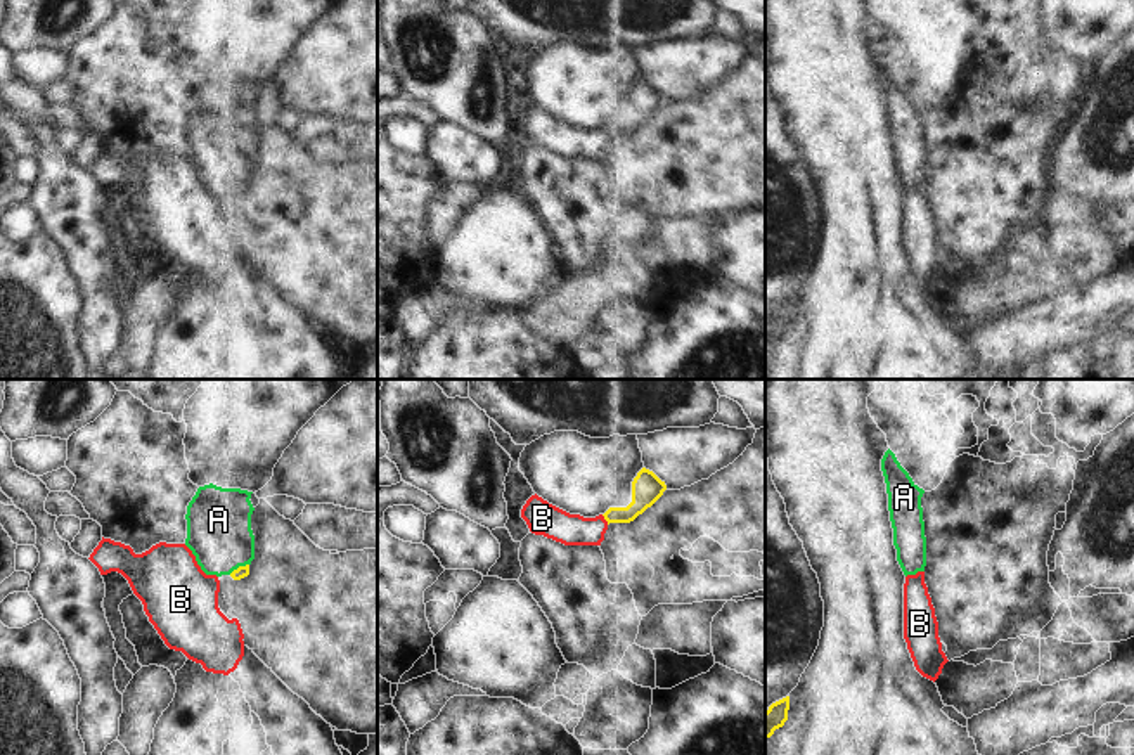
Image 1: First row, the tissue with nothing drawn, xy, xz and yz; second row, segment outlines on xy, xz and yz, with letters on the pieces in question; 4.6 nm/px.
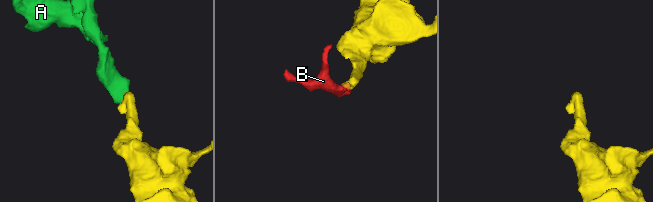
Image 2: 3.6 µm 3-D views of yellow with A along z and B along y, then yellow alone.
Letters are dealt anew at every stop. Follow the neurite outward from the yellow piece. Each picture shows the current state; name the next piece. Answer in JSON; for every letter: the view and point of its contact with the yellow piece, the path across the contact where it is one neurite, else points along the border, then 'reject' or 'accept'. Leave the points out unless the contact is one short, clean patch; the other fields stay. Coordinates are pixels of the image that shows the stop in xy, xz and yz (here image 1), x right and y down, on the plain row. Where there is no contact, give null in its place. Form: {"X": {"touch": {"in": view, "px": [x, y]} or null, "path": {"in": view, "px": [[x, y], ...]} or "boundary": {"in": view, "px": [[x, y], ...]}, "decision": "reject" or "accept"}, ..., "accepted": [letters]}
{"A": {"touch": {"in": "xy", "px": [238, 180]}, "path": {"in": "xy", "px": [[241, 184], [238, 180], [220, 149], [219, 132]]}, "decision": "accept"}, "B": {"touch": {"in": "xz", "px": [605, 130]}, "boundary": {"in": "xz", "px": [[601, 127], [608, 135]]}, "decision": "reject"}, "accepted": ["A"]}

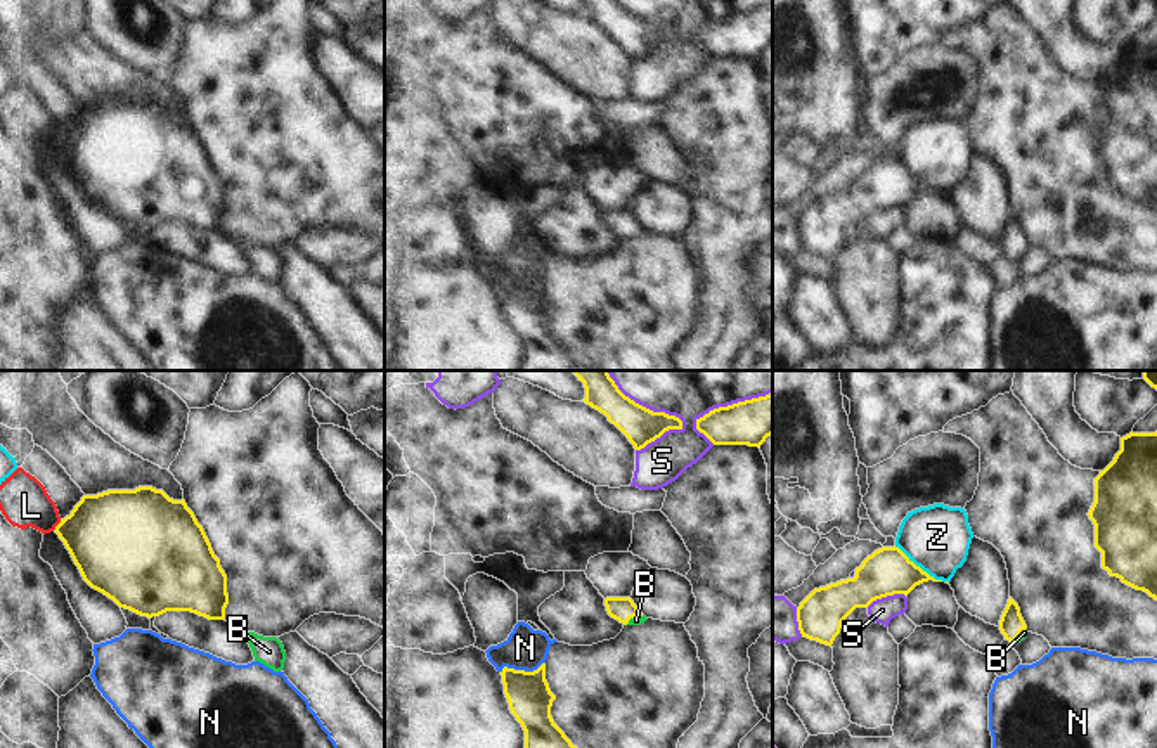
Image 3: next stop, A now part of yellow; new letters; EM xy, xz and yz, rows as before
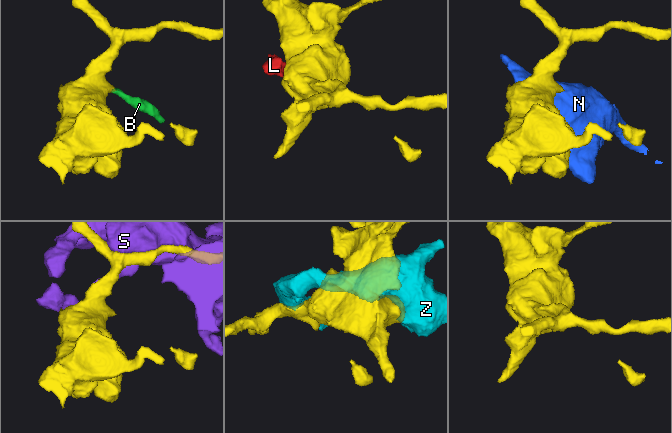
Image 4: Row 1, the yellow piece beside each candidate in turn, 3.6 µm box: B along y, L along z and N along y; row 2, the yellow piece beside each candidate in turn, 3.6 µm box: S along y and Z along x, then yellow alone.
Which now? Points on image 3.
{"B": {"touch": {"in": "xz", "px": [634, 227]}, "path": {"in": "xz", "px": [[620, 220], [634, 227], [636, 232]]}, "decision": "accept"}, "L": {"touch": {"in": "xy", "px": [58, 137]}, "boundary": {"in": "xy", "px": [[61, 132], [52, 142]]}, "decision": "reject"}, "N": {"touch": {"in": "xz", "px": [522, 283]}, "decision": "reject"}, "S": {"touch": {"in": "xz", "px": [652, 23]}, "decision": "reject"}, "Z": {"touch": {"in": "yz", "px": [918, 179]}, "decision": "reject"}, "accepted": ["B"]}

